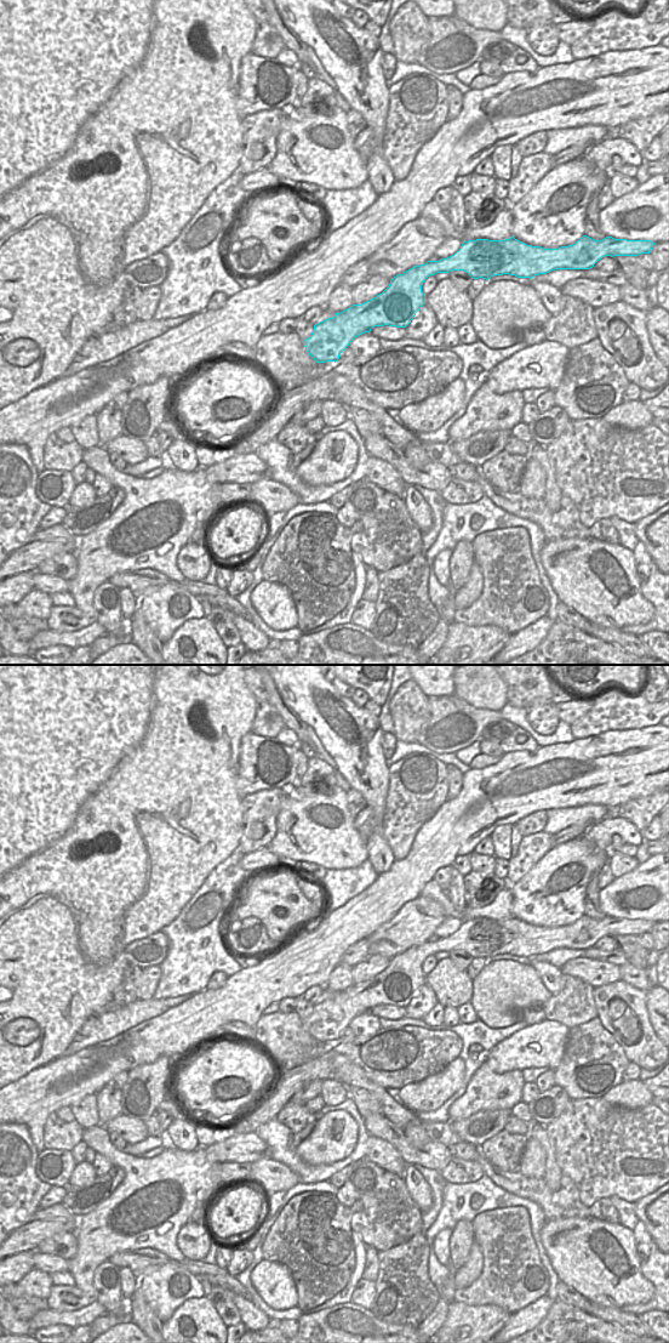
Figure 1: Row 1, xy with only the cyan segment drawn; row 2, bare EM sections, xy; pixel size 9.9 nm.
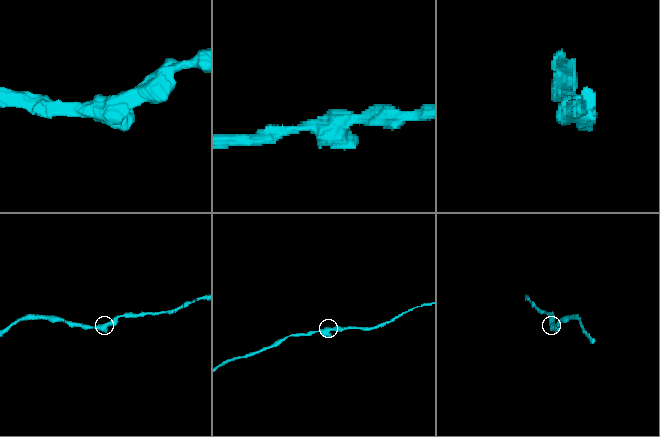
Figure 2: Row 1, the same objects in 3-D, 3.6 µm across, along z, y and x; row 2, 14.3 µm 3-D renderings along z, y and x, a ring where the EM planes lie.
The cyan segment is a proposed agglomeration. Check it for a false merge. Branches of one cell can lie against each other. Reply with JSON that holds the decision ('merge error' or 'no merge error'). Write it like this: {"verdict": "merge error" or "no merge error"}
{"verdict": "no merge error"}

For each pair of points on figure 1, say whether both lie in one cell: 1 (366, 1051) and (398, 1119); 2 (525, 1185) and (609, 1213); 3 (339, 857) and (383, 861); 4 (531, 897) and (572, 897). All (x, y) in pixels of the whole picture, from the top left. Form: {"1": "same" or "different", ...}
{"1": "different", "2": "same", "3": "different", "4": "same"}

